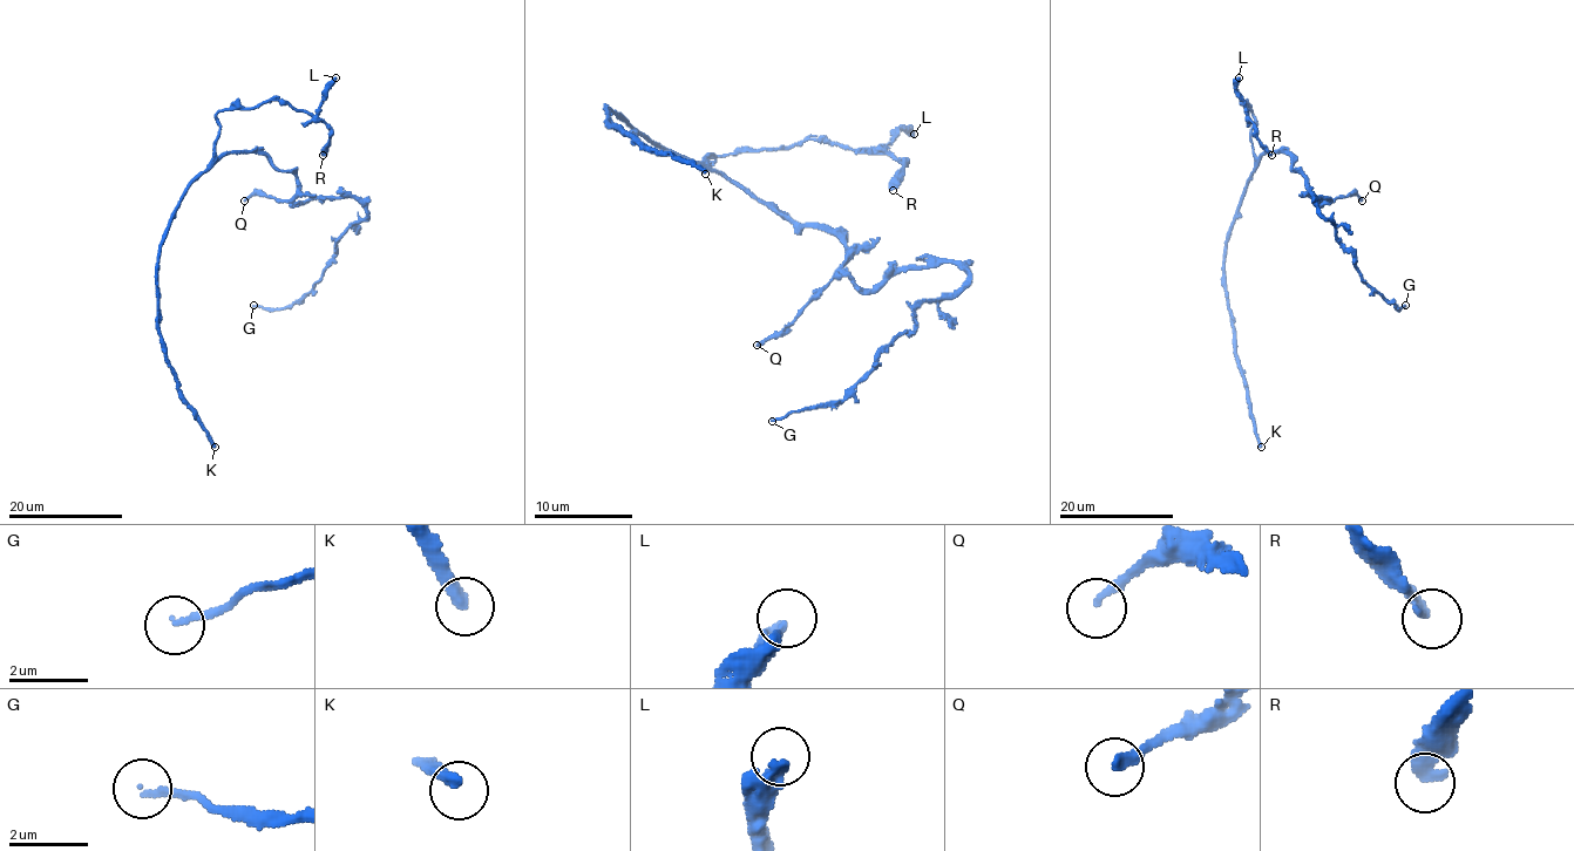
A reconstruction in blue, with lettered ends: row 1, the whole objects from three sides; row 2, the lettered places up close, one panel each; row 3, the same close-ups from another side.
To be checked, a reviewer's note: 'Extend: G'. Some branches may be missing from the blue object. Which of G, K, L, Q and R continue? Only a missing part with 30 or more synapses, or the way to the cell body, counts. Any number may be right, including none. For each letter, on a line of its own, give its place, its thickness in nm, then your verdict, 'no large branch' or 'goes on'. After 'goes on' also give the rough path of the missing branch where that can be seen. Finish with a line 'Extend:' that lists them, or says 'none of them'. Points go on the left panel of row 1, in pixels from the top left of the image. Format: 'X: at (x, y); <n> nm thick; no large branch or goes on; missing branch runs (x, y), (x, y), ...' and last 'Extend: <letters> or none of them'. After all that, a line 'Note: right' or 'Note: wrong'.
G: at (253, 305); 170 nm thick; no large branch
K: at (215, 447); 320 nm thick; no large branch
L: at (336, 77); 280 nm thick; no large branch
Q: at (244, 201); 240 nm thick; no large branch
R: at (323, 155); 320 nm thick; no large branch
Extend: none of them
Note: wrong

